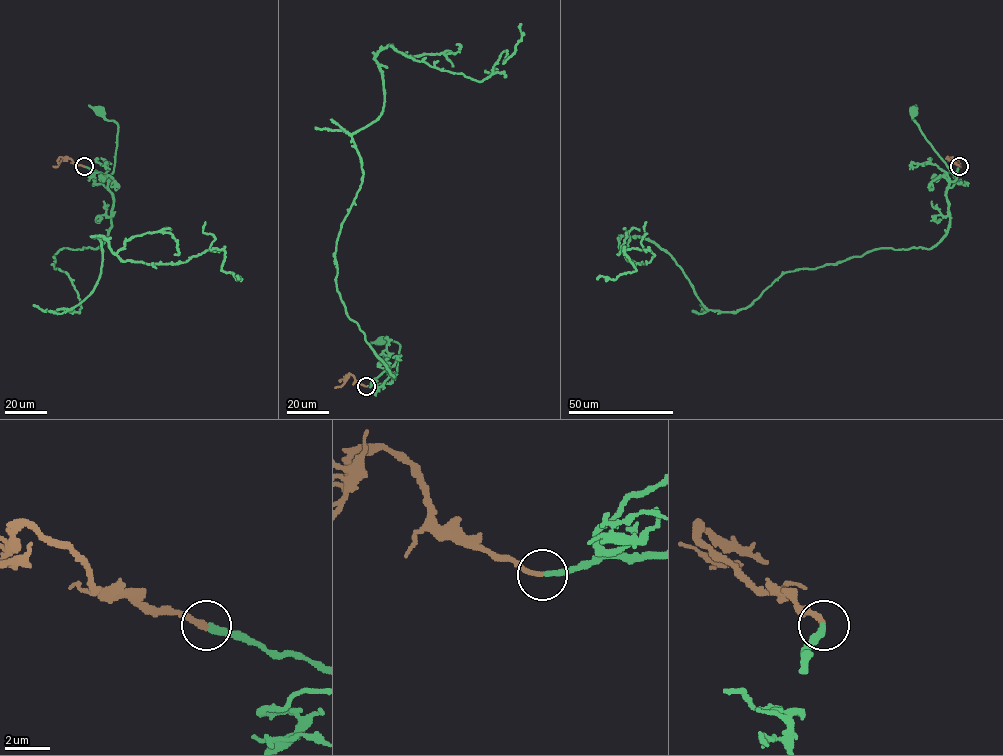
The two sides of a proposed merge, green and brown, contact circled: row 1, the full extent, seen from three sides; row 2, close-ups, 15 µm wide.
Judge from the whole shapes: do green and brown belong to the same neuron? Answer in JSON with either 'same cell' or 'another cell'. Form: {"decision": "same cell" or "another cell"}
{"decision": "same cell"}

